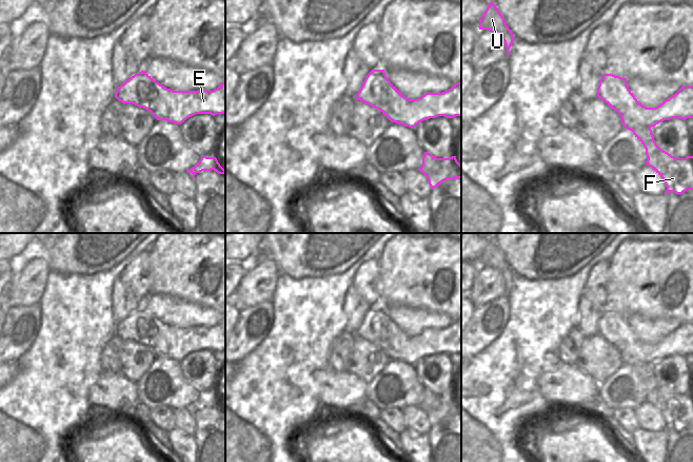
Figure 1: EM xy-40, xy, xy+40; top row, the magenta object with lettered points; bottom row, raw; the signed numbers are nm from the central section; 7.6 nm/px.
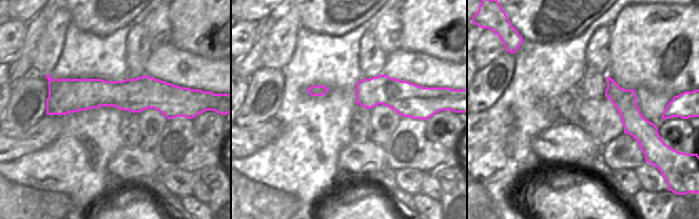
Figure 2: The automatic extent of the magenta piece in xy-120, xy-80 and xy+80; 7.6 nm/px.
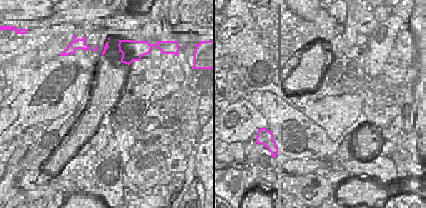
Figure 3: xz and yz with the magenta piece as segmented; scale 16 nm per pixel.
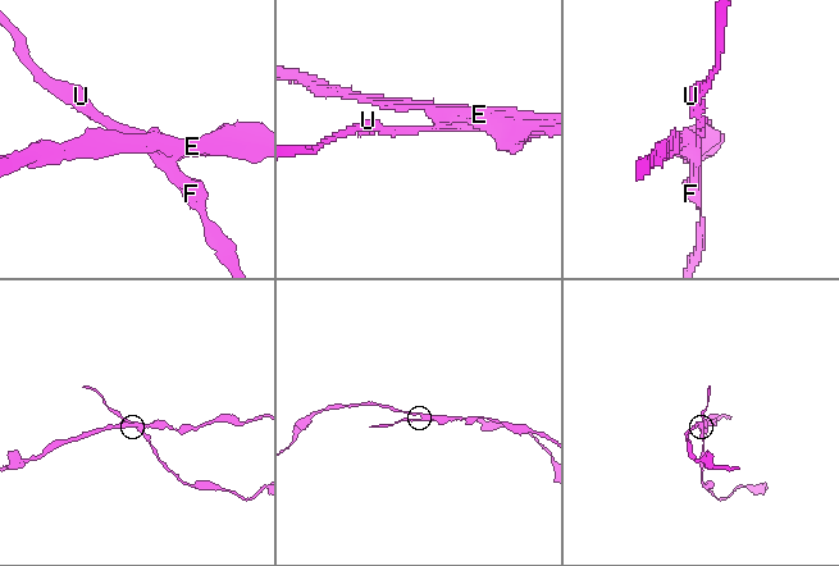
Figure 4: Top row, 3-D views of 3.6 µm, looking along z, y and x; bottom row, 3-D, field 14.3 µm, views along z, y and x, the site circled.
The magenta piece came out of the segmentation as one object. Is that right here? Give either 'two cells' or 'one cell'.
two cells

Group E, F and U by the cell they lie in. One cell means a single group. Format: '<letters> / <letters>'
E / F U

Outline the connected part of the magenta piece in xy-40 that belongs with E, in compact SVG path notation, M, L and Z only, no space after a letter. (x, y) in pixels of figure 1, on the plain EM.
M142 306L118 323L115 333L147 346L157 357L175 361L196 350L225 350L225 317L213 327L173 327Z

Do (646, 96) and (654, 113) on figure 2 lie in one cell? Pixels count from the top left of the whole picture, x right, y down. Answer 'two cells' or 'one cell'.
one cell

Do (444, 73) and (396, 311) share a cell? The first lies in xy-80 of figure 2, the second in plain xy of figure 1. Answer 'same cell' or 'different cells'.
same cell

